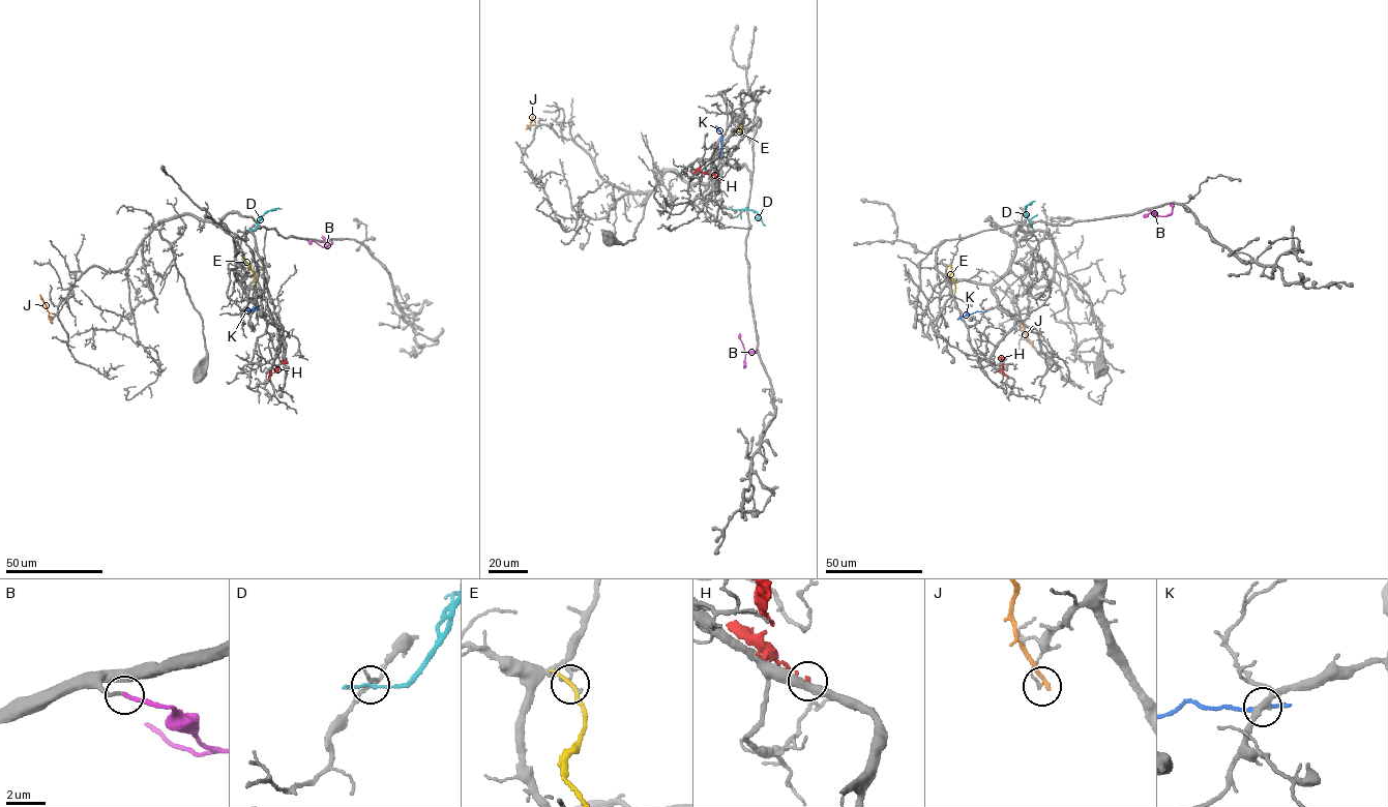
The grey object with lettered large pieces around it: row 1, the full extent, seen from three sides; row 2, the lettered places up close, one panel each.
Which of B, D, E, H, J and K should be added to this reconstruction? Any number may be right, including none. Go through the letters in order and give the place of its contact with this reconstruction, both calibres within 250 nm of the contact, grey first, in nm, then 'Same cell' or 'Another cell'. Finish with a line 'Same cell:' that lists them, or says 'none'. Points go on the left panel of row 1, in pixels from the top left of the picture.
B: Touches grey at (331, 241). Thickness 190 nm (grey) against 200 nm. Same cell
D: Touches grey at (249, 229). Thickness 160 nm (grey) against 150 nm. Another cell
E: Touches grey at (244, 258). Thickness 120 nm (grey) against 240 nm. Another cell
H: Touches grey at (269, 378). Thickness 400 nm (grey) against 200 nm. Another cell
J: Touches grey at (52, 323). Thickness 120 nm (grey) against 240 nm. Another cell
K: Touches grey at (258, 309). Thickness 240 nm (grey) against 160 nm. Another cell
Same cell: B

